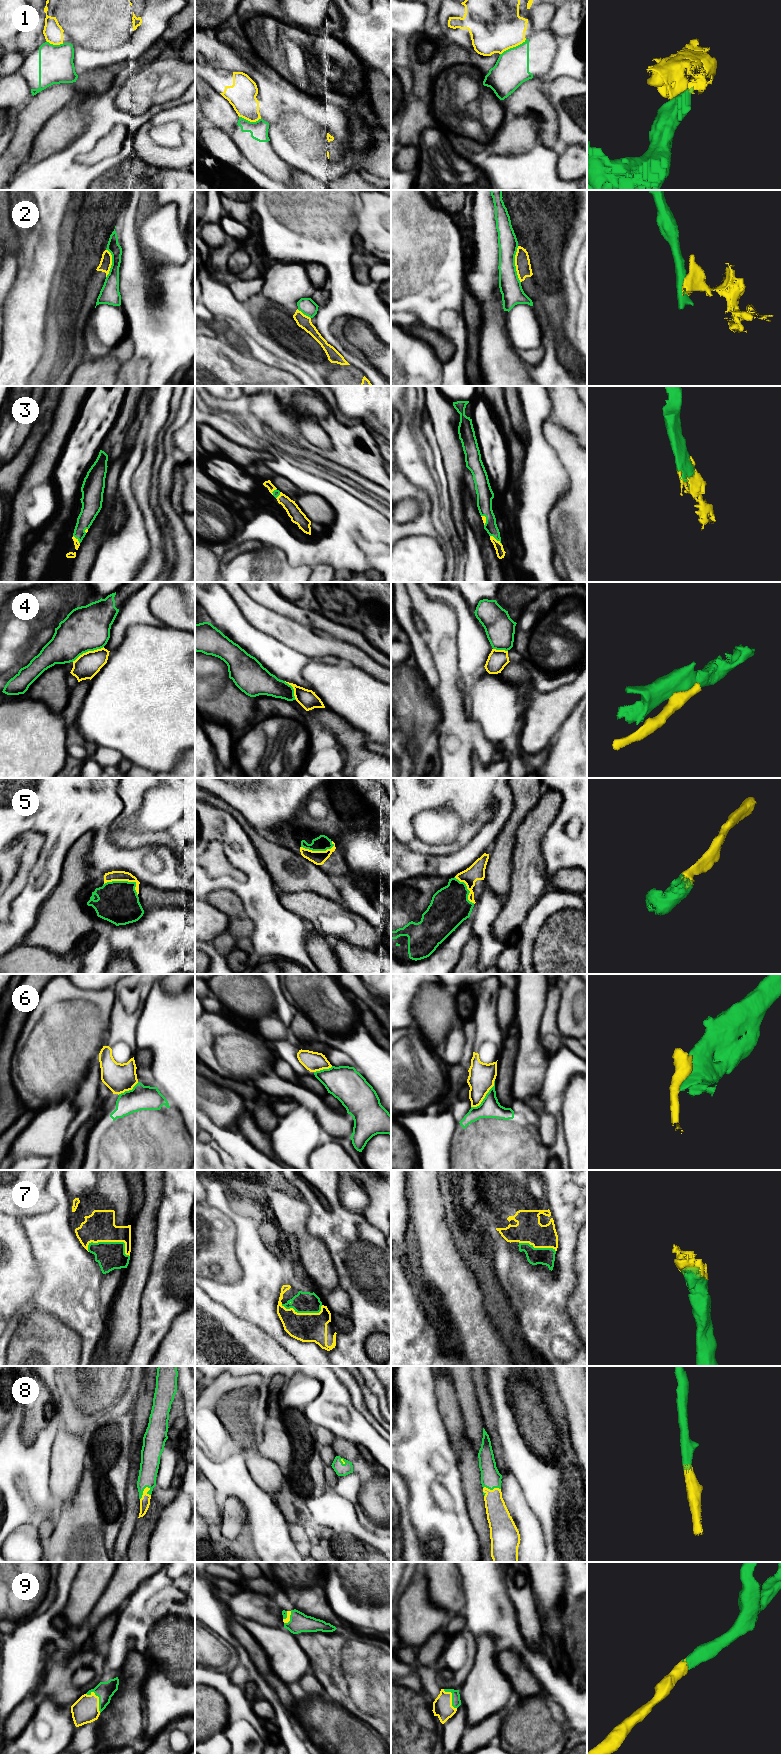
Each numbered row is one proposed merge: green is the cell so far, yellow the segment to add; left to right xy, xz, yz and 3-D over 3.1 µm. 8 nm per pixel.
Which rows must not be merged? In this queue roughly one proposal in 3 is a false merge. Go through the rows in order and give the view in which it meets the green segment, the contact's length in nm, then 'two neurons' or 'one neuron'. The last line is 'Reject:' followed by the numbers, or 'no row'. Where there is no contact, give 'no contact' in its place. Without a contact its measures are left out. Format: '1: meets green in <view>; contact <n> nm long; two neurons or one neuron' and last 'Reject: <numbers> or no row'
1: meets green in yz; contact 240 nm long; two neurons
2: meets green in yz; contact 300 nm long; two neurons
3: meets green in yz; contact 120 nm long; one neuron
4: meets green in xy; contact 280 nm long; two neurons
5: meets green in xy; contact 280 nm long; one neuron
6: meets green in yz; contact 300 nm long; two neurons
7: meets green in xy; contact 360 nm long; one neuron
8: meets green in xy; contact 130 nm long; one neuron
9: meets green in xy; contact 200 nm long; one neuron
Reject: 1, 2, 4, 6

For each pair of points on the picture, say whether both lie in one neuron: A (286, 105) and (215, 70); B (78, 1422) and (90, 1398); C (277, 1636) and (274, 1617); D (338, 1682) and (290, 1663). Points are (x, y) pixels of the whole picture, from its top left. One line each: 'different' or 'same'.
A: same
B: same
C: different
D: different

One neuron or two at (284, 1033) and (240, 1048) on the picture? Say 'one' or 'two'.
two

